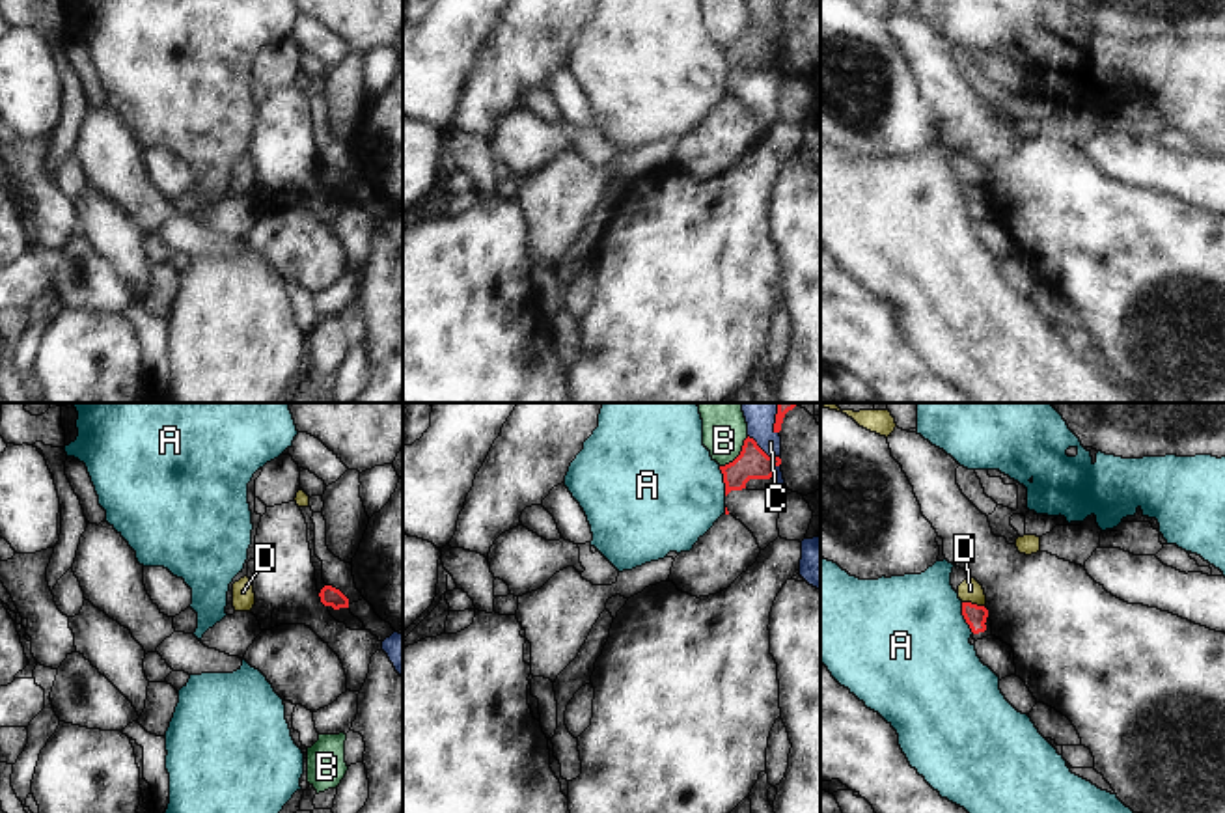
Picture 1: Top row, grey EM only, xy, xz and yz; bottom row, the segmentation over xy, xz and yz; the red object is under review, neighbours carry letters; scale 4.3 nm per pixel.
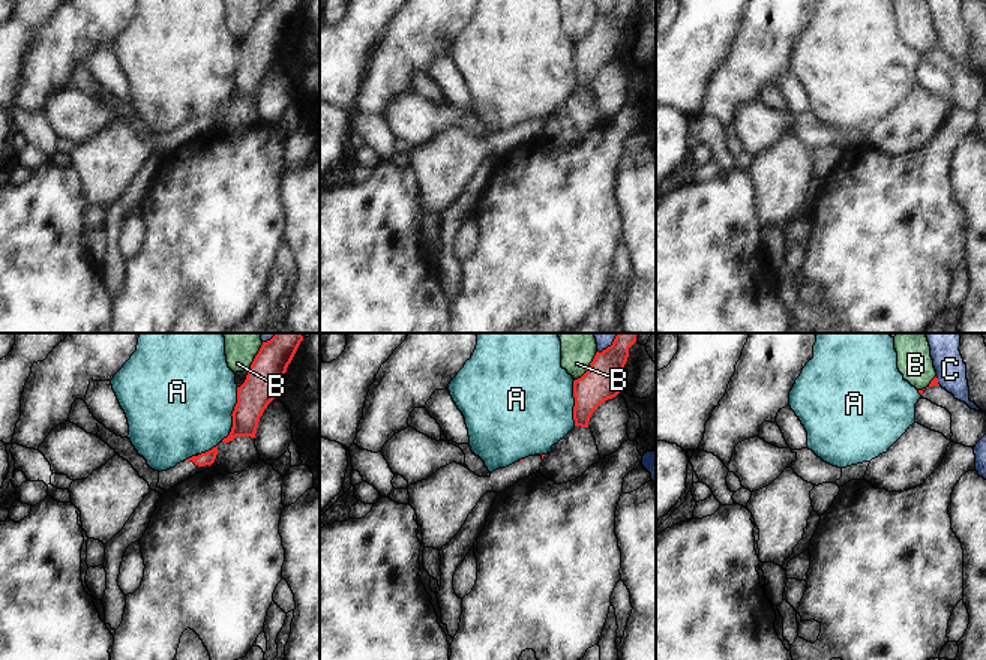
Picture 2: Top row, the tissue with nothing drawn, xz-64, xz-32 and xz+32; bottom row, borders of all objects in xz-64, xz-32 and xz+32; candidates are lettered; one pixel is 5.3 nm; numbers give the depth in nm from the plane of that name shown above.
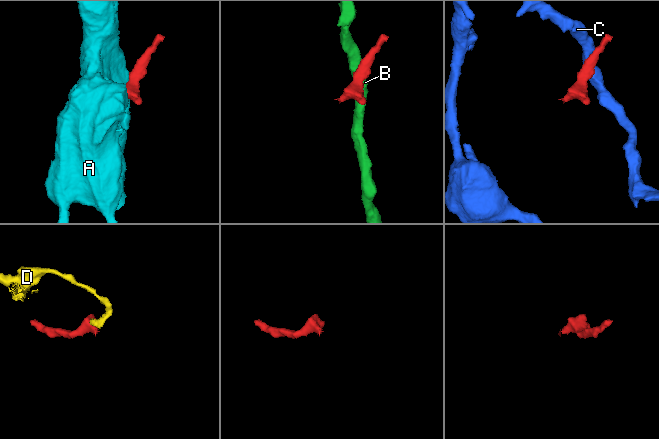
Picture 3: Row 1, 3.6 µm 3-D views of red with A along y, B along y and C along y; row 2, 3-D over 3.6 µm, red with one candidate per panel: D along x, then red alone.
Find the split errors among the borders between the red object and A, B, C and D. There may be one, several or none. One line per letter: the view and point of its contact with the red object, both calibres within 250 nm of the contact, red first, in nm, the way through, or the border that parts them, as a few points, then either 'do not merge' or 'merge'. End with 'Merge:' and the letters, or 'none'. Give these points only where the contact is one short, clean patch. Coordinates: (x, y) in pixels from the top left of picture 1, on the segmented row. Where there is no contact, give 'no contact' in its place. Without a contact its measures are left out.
A: contact yz (964, 618); calibres 100 and 500 nm; do not merge
B: contact xz (739, 455); calibres 140 and 190 nm; border xz (748, 437), (743, 450), (720, 467); do not merge
C: contact xz (763, 452); calibres 140 and 160 nm; border xz (748, 435), (769, 455), (780, 459); do not merge
D: contact yz (974, 605); calibres 100 and 100 nm; border yz (963, 601), (985, 608); do not merge
Merge: none

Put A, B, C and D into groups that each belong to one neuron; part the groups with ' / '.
A / B / C / D

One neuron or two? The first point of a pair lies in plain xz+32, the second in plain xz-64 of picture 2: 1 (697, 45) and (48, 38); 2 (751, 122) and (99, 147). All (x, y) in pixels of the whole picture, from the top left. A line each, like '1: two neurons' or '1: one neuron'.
1: two neurons
2: two neurons

